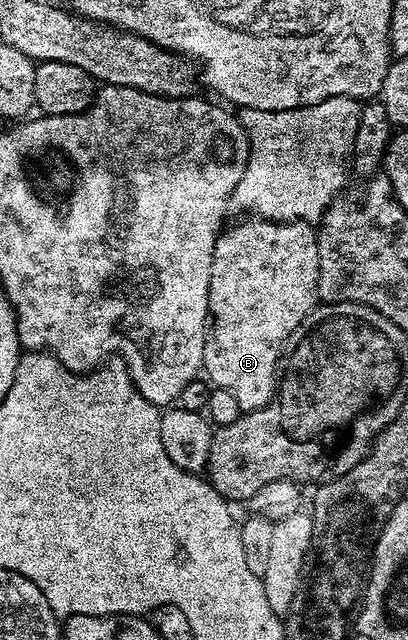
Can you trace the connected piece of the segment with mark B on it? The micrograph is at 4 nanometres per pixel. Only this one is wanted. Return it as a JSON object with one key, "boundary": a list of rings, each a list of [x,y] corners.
{"boundary":[[[244,218],[241,224],[236,224],[232,229],[221,231],[220,237],[216,239],[212,265],[210,266],[210,298],[208,299],[208,331],[204,341],[204,366],[203,375],[209,376],[215,387],[222,390],[230,390],[234,399],[238,402],[241,413],[253,412],[259,408],[265,408],[272,403],[272,398],[278,383],[278,365],[282,359],[282,349],[287,344],[290,334],[298,330],[298,326],[311,314],[313,308],[317,307],[318,297],[316,287],[318,286],[318,242],[316,241],[317,229],[313,225],[304,223],[303,220],[290,220],[281,222],[278,220],[265,220],[263,218]]]}

